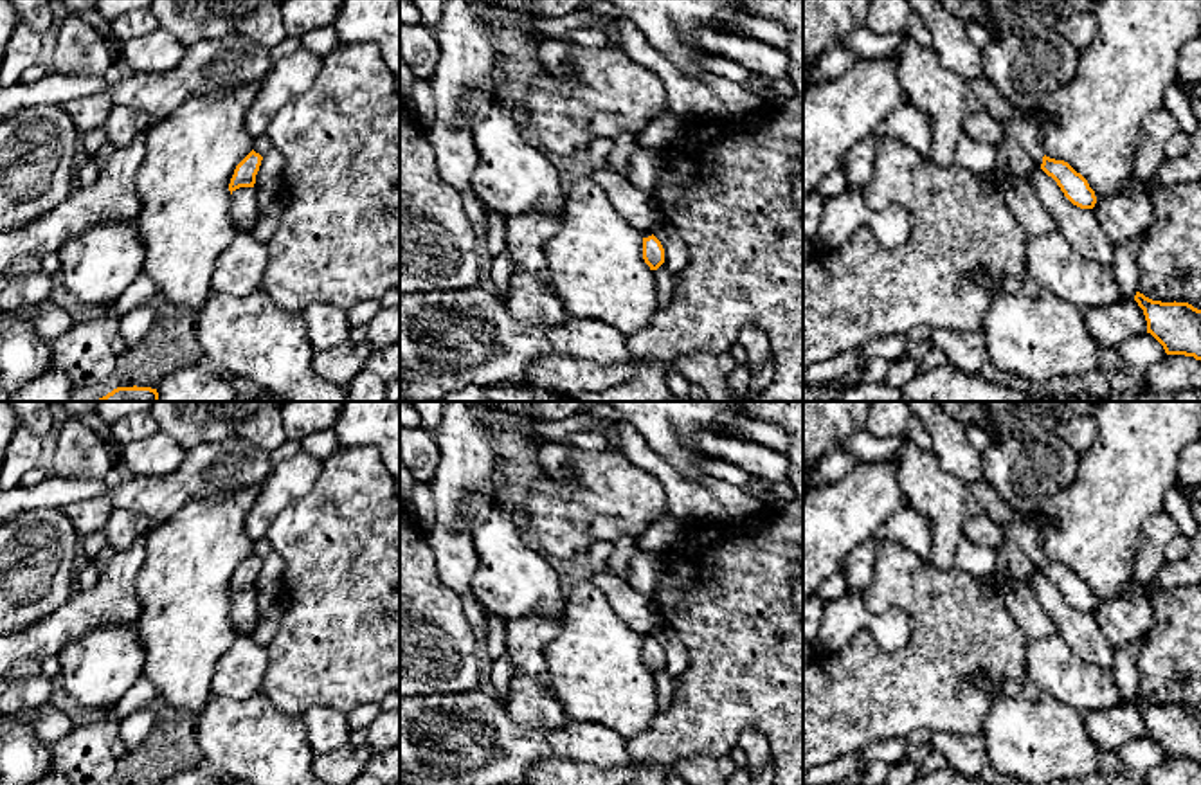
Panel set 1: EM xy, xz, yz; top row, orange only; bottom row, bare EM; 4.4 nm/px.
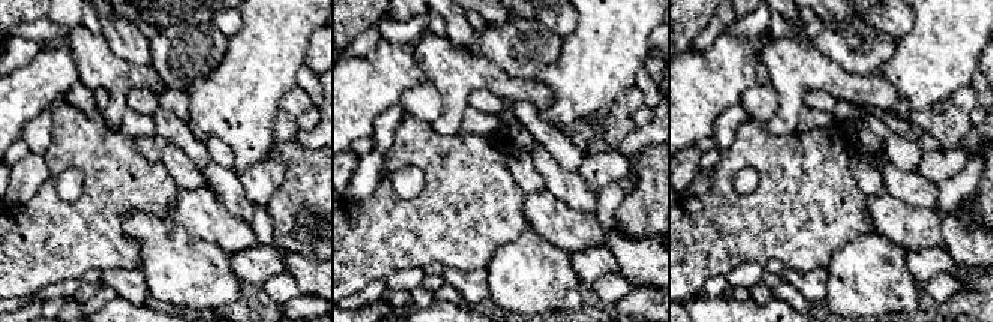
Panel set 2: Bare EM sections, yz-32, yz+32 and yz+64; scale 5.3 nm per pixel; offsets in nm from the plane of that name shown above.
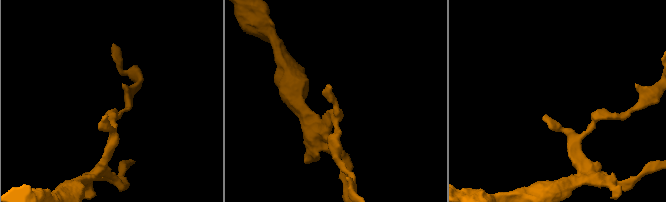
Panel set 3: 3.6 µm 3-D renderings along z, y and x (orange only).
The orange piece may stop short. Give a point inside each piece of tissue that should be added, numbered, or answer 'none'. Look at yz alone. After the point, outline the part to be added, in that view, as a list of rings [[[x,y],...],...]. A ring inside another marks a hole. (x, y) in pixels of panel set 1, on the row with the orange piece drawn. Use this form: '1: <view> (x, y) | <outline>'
1: yz (1027, 134) | [[[1023,119],[999,121],[1003,137],[1010,137],[1021,144],[1021,148],[1034,158],[1037,166],[1043,164],[1046,149],[1043,146],[1041,130],[1037,124]]]

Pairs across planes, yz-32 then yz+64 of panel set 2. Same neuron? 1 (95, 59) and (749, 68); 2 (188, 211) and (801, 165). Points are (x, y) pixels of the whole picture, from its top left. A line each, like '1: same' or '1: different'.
1: different
2: different

